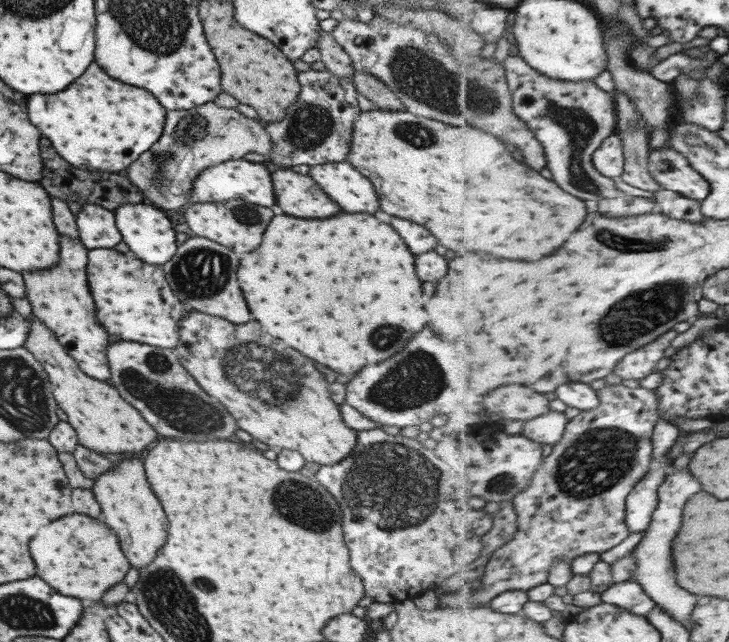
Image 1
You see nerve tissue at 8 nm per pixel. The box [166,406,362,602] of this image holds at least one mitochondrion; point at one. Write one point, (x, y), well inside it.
(294, 501)

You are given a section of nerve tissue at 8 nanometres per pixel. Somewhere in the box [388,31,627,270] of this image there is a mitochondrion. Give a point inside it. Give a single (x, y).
(580, 127)

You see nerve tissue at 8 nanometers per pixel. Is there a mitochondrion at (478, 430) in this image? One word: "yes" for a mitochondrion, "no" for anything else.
no

